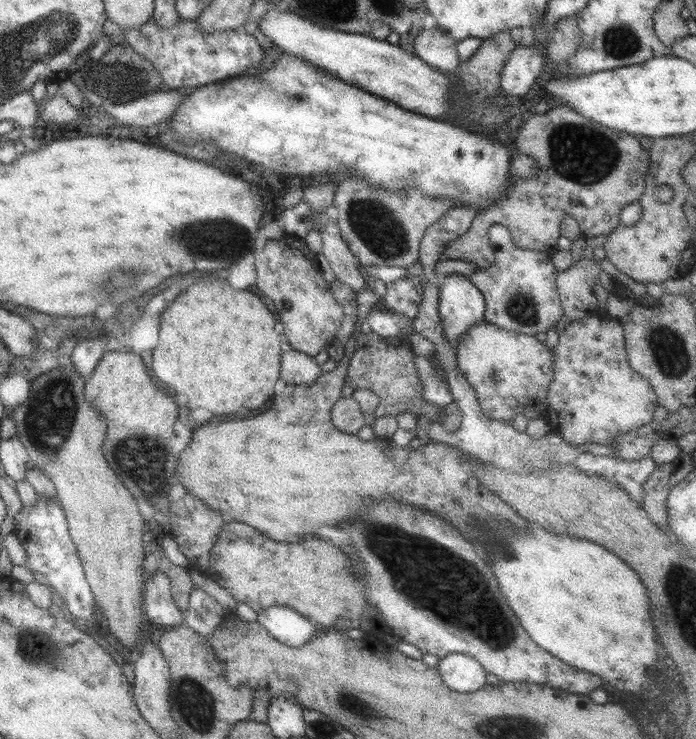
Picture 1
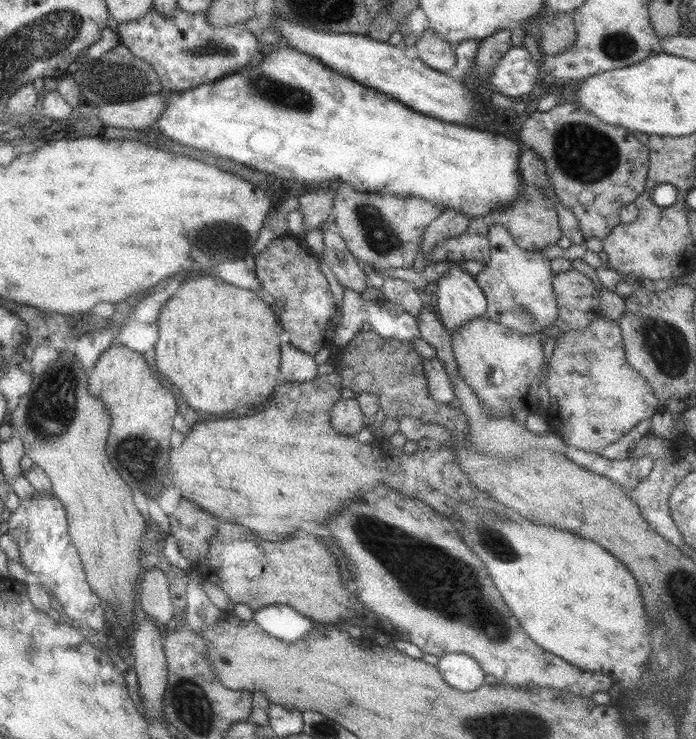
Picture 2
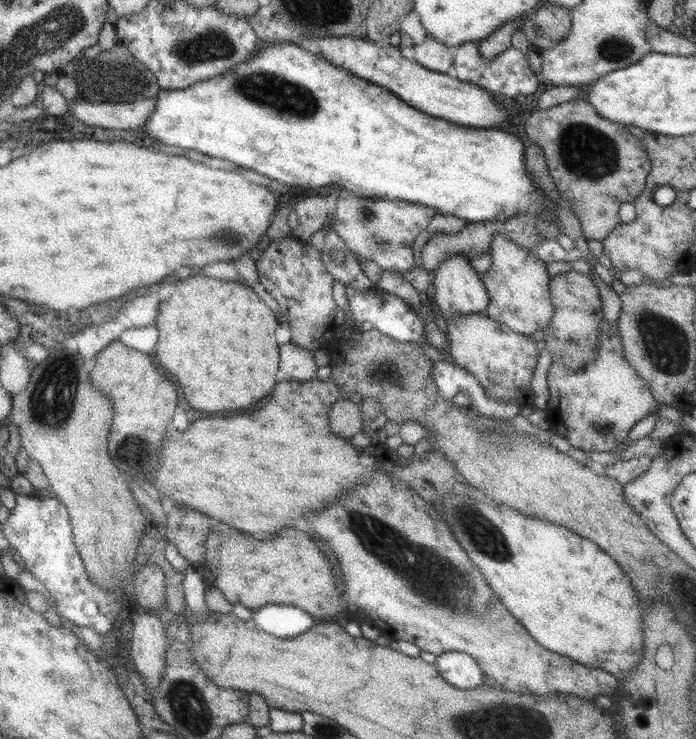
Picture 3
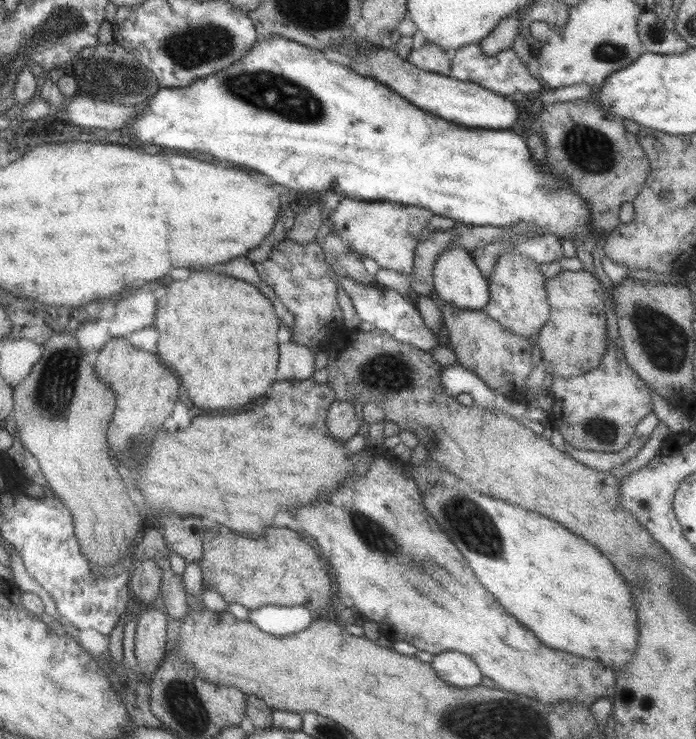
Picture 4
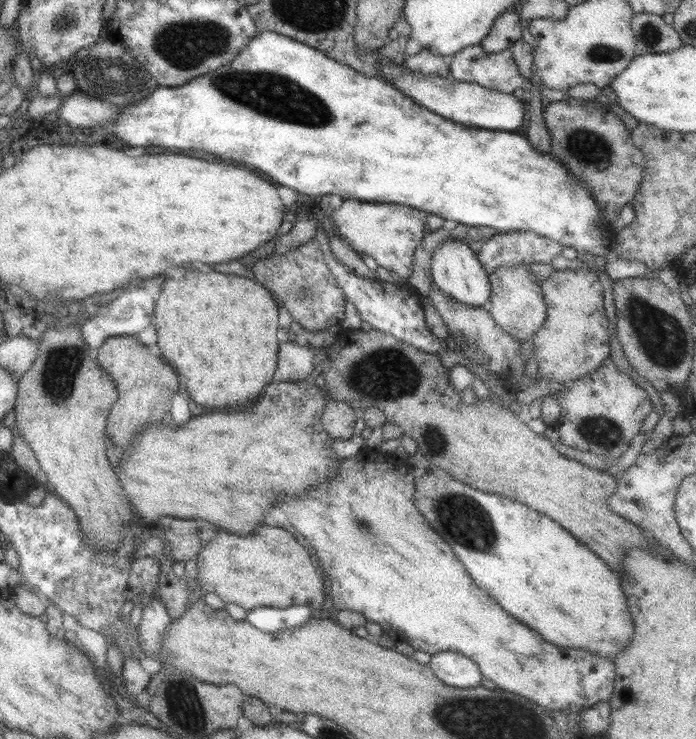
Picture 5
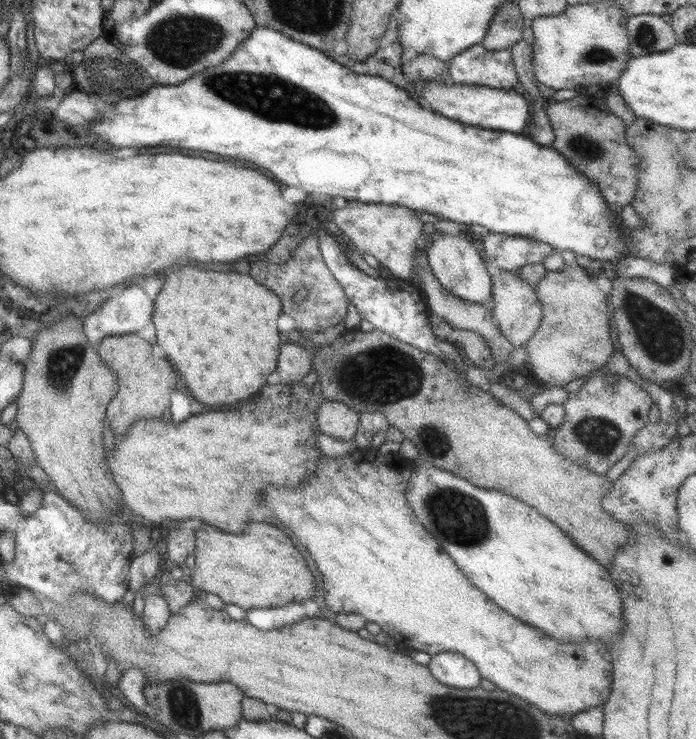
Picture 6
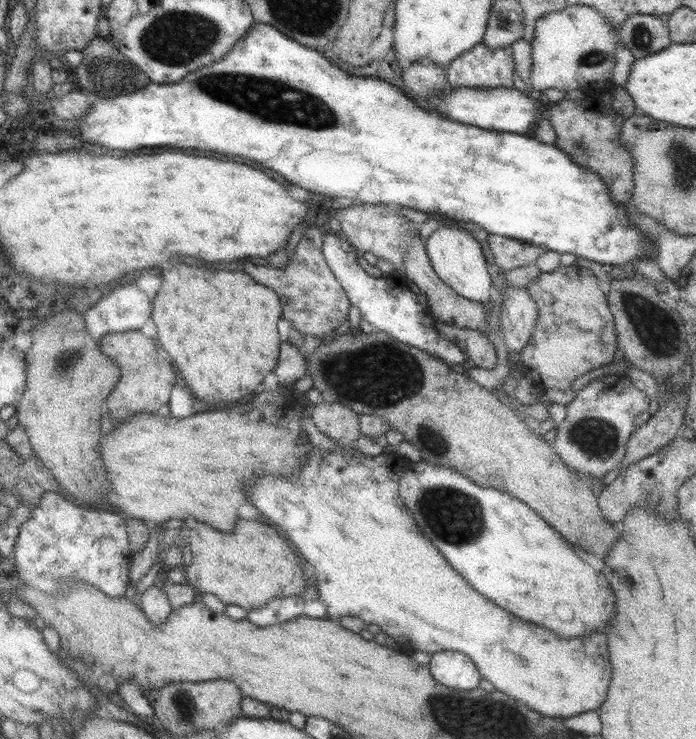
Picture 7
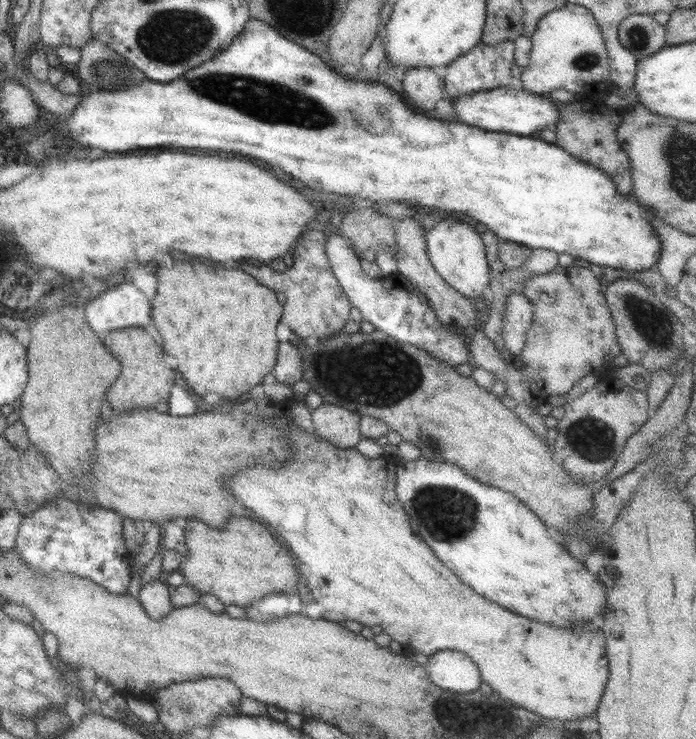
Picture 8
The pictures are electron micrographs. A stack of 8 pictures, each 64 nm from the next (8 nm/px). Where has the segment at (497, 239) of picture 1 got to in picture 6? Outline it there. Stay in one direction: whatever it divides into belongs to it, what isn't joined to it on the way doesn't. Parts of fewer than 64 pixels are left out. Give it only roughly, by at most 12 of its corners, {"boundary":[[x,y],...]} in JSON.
{"boundary":[[516,272],[491,276],[489,306],[511,346],[525,345],[543,316]]}

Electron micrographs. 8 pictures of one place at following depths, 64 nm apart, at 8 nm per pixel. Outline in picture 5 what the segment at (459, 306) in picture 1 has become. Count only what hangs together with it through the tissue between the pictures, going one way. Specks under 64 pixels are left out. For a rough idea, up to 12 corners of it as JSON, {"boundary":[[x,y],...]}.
{"boundary":[[459,239],[431,253],[434,287],[463,305],[485,307],[488,275]]}

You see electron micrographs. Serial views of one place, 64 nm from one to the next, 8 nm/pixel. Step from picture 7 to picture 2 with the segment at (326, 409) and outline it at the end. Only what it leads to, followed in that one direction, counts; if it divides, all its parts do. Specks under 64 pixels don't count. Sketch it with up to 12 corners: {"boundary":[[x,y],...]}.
{"boundary":[[355,398],[331,407],[333,430],[347,437],[365,427]]}

